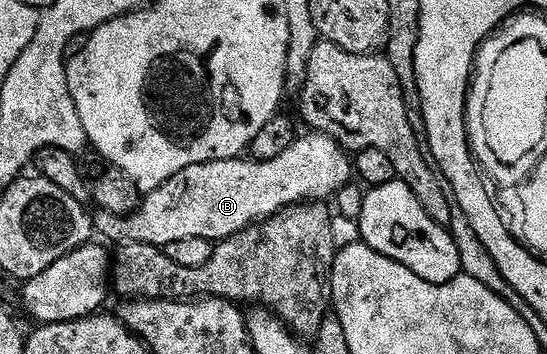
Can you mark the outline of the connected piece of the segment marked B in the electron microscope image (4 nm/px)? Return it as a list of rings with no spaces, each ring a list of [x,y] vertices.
[[[317,133],[306,134],[310,135],[299,134],[294,143],[288,145],[288,149],[280,153],[280,157],[272,157],[272,161],[260,163],[253,157],[239,157],[188,165],[188,169],[180,169],[180,173],[176,173],[176,177],[172,177],[164,185],[154,191],[145,192],[142,202],[131,215],[117,215],[99,210],[98,215],[93,216],[97,234],[103,235],[103,240],[111,239],[114,245],[147,243],[163,249],[172,245],[172,241],[189,241],[192,237],[221,241],[251,230],[255,225],[261,224],[262,220],[271,219],[286,207],[295,207],[297,203],[329,200],[329,195],[330,198],[337,196],[351,182],[351,156],[332,137]]]

